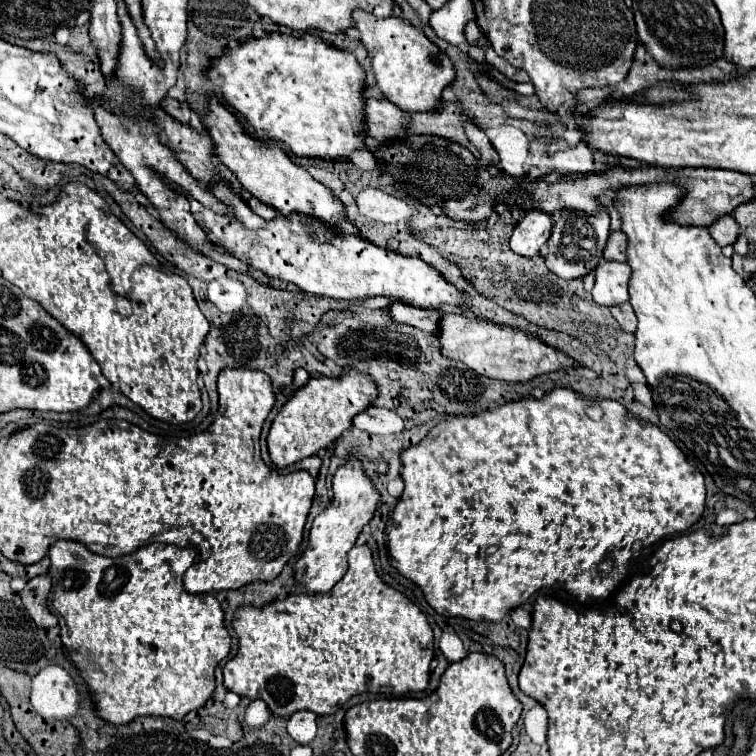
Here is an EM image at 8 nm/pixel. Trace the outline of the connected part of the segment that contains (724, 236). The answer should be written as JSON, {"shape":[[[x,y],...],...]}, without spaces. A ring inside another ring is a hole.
{"shape":[[[730,214],[726,216],[720,216],[714,224],[708,226],[710,230],[710,236],[720,244],[720,246],[726,246],[726,244],[734,244],[736,238],[738,238],[738,226],[734,222],[734,218]]]}

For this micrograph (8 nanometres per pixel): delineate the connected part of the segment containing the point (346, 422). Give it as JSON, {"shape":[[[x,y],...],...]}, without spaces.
{"shape":[[[348,372],[340,378],[310,378],[306,386],[298,388],[294,396],[276,414],[268,432],[268,452],[276,468],[286,468],[302,458],[314,456],[320,448],[328,448],[344,430],[352,426],[352,418],[366,410],[376,396],[374,382],[358,372]]]}

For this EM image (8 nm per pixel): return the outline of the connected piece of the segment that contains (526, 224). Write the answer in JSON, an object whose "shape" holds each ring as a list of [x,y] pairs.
{"shape":[[[526,212],[524,218],[516,224],[510,248],[520,256],[536,256],[540,248],[548,242],[552,232],[552,218],[544,212]]]}

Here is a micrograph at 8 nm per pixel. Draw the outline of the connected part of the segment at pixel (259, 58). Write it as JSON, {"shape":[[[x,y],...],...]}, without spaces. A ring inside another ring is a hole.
{"shape":[[[270,32],[262,38],[250,38],[250,40],[242,40],[240,46],[230,48],[224,56],[220,56],[204,74],[220,92],[222,98],[226,100],[226,104],[230,108],[234,108],[252,128],[258,140],[276,140],[286,144],[296,156],[310,156],[310,158],[324,158],[324,160],[346,160],[350,152],[364,148],[362,140],[358,138],[358,134],[362,132],[362,90],[364,90],[364,70],[358,64],[358,60],[344,50],[338,50],[336,46],[326,44],[324,40],[312,36],[312,34],[304,34],[304,36],[292,36],[292,34],[280,34],[280,32]]]}

